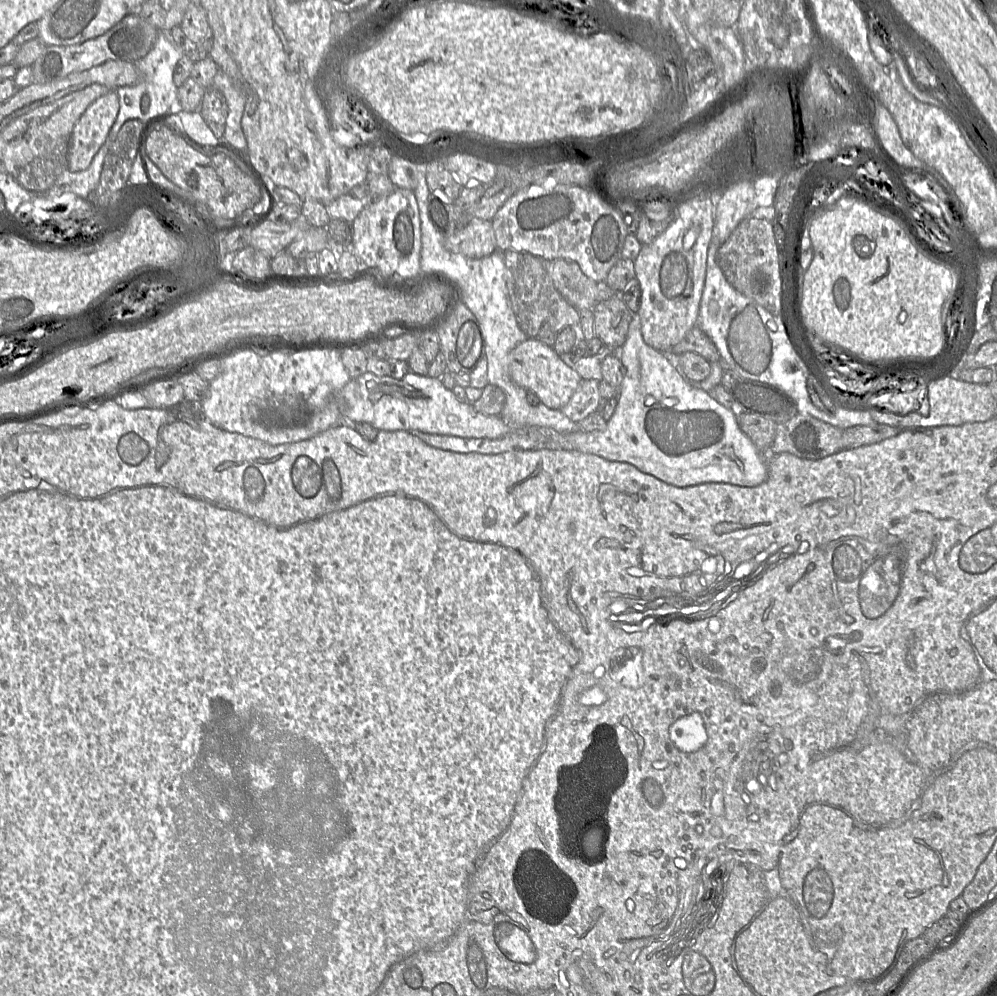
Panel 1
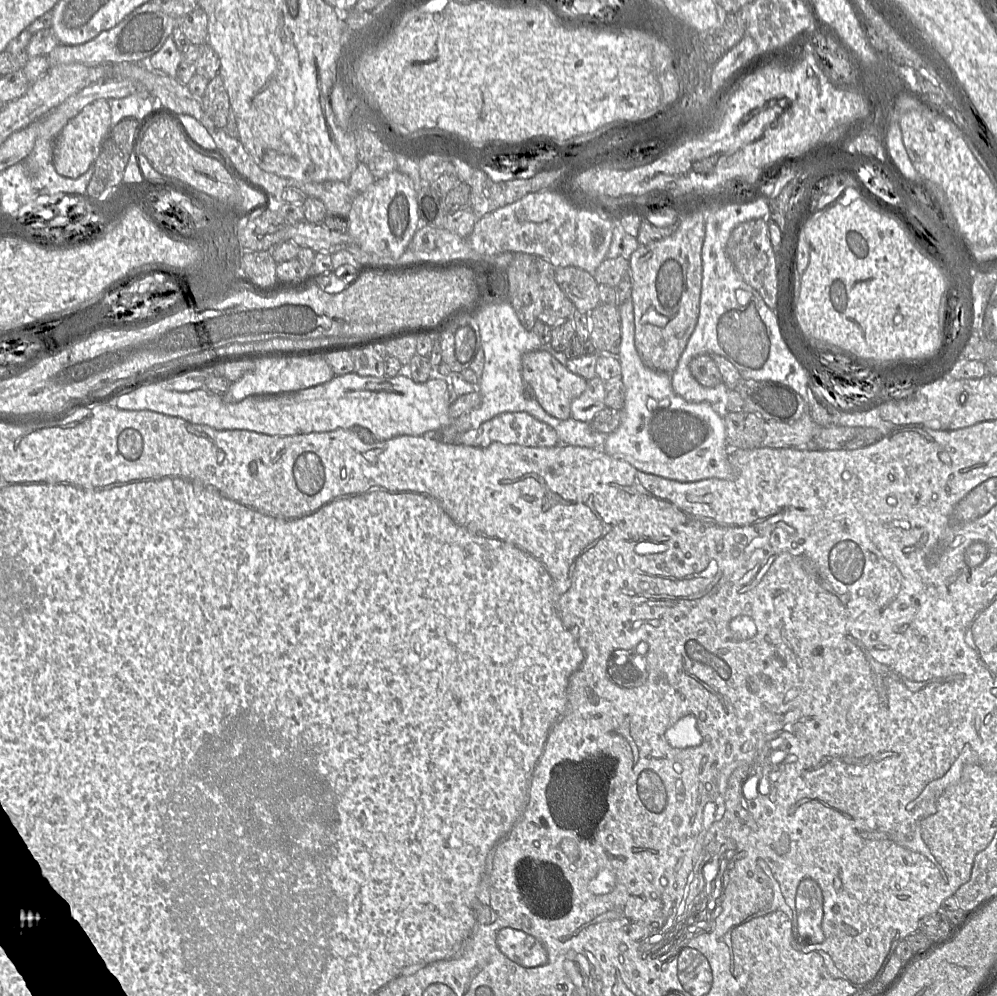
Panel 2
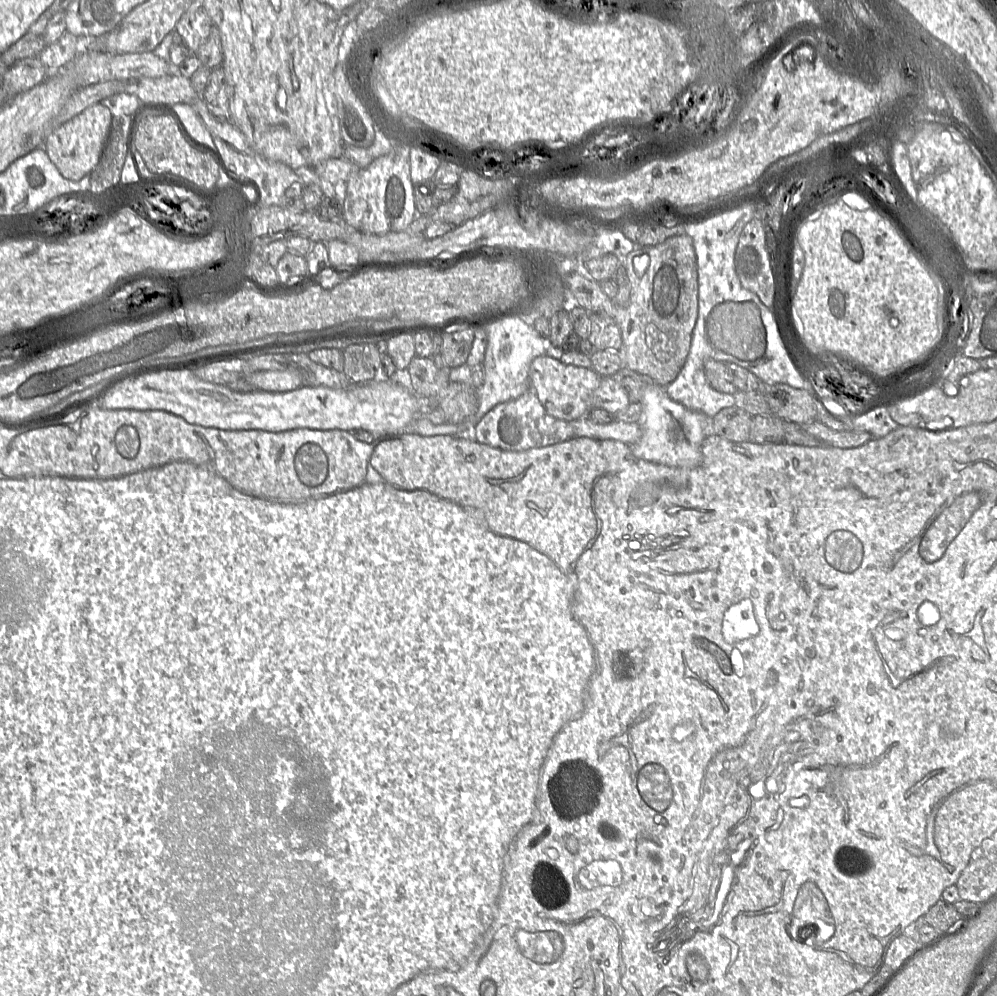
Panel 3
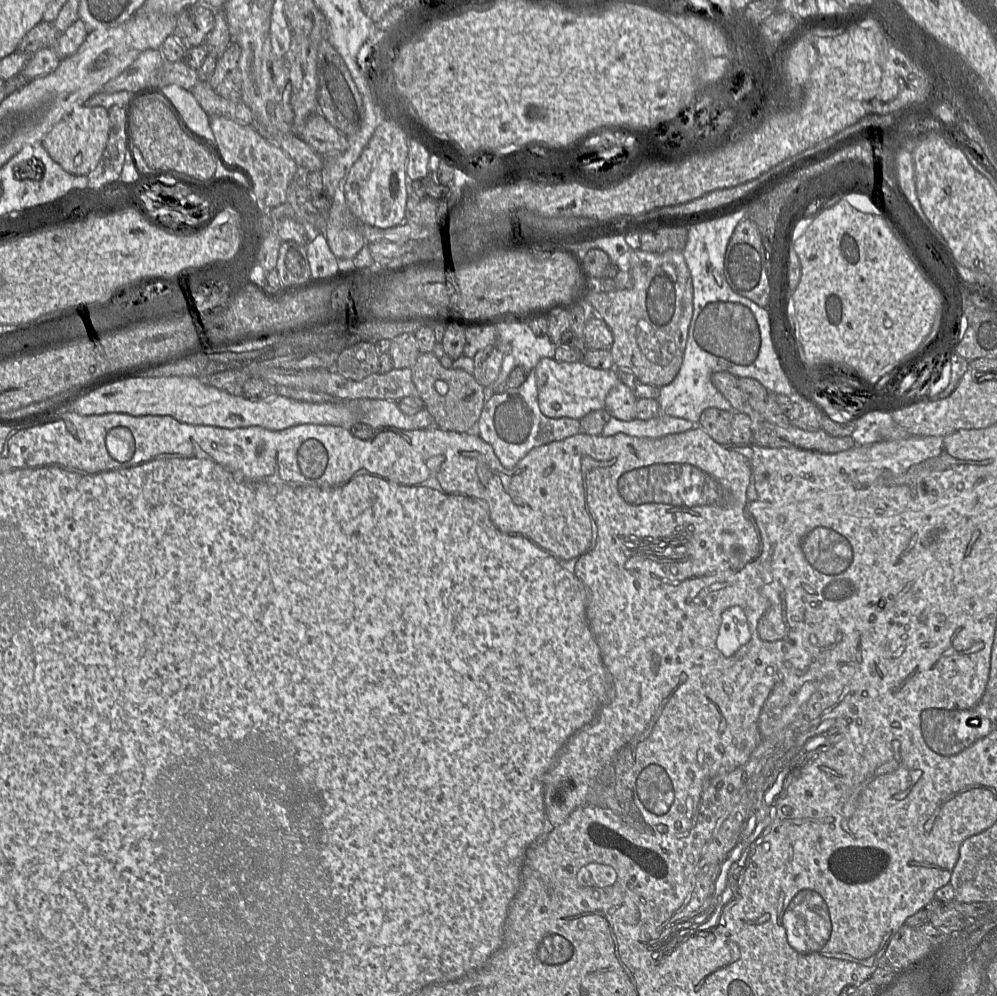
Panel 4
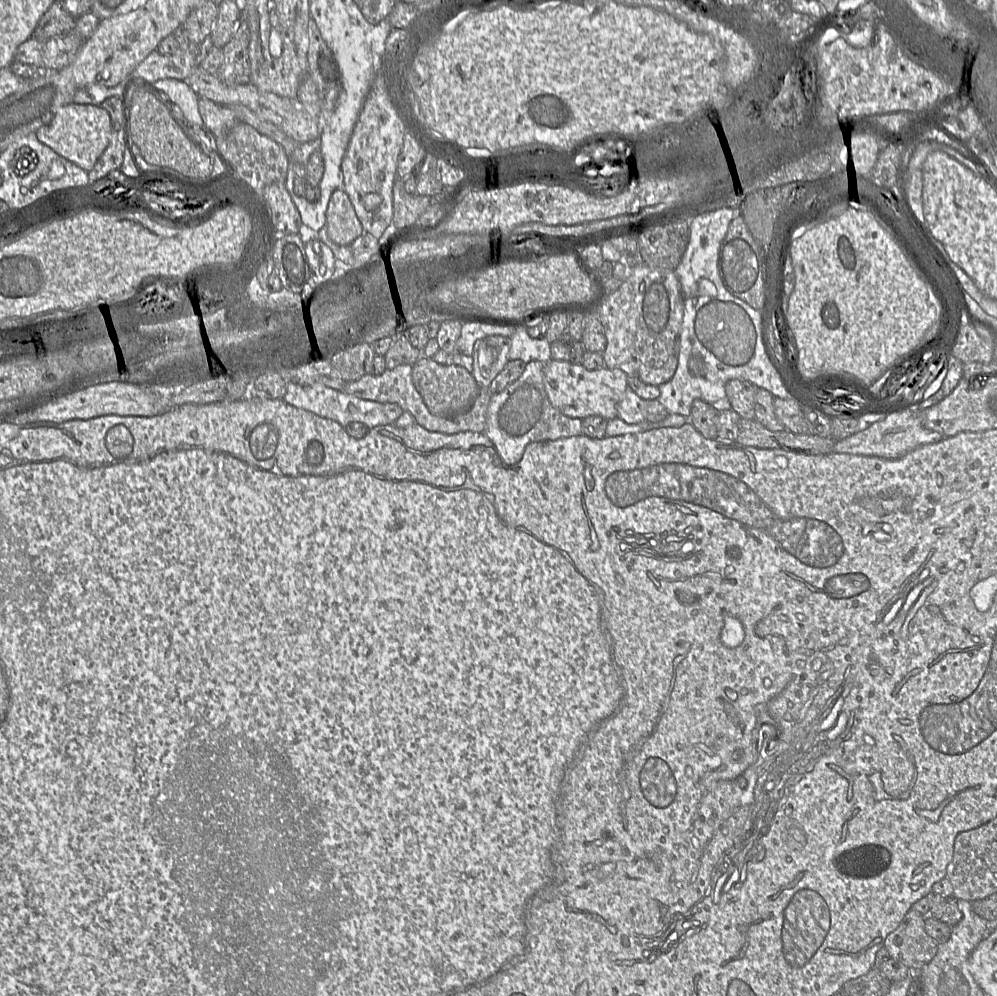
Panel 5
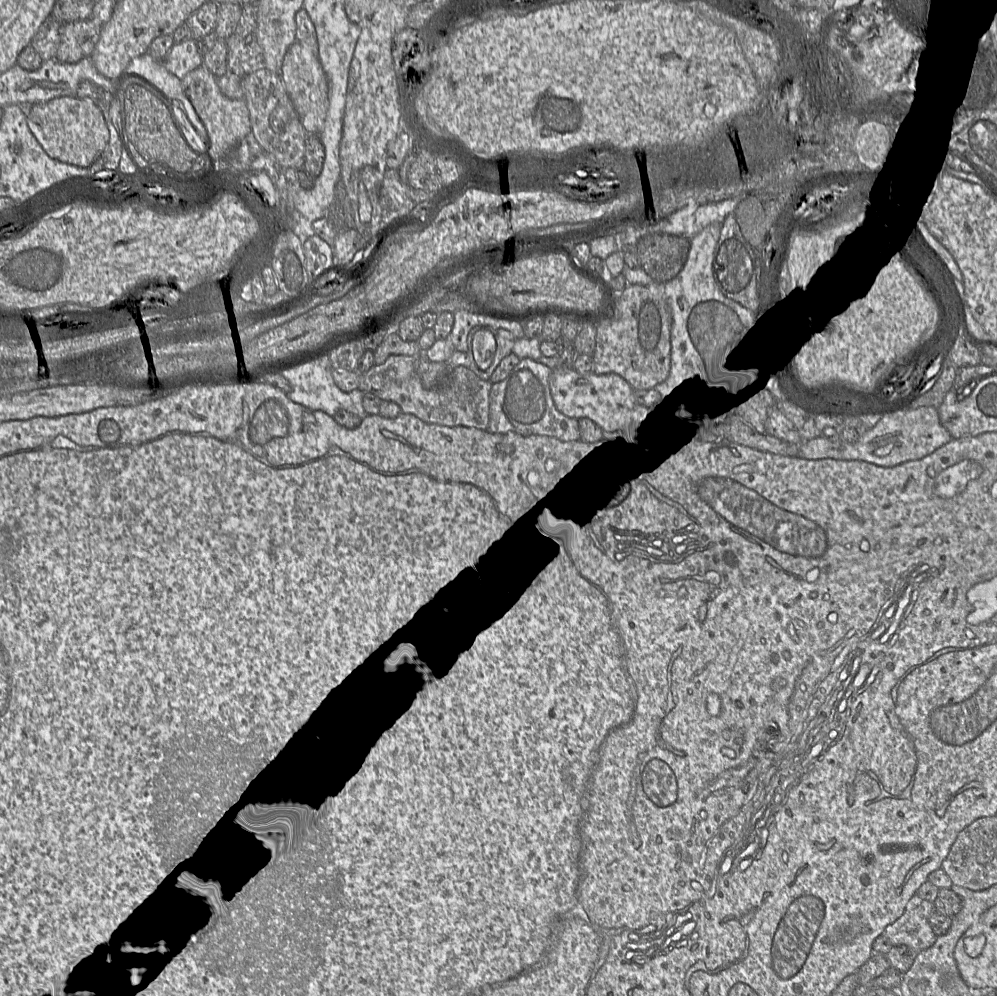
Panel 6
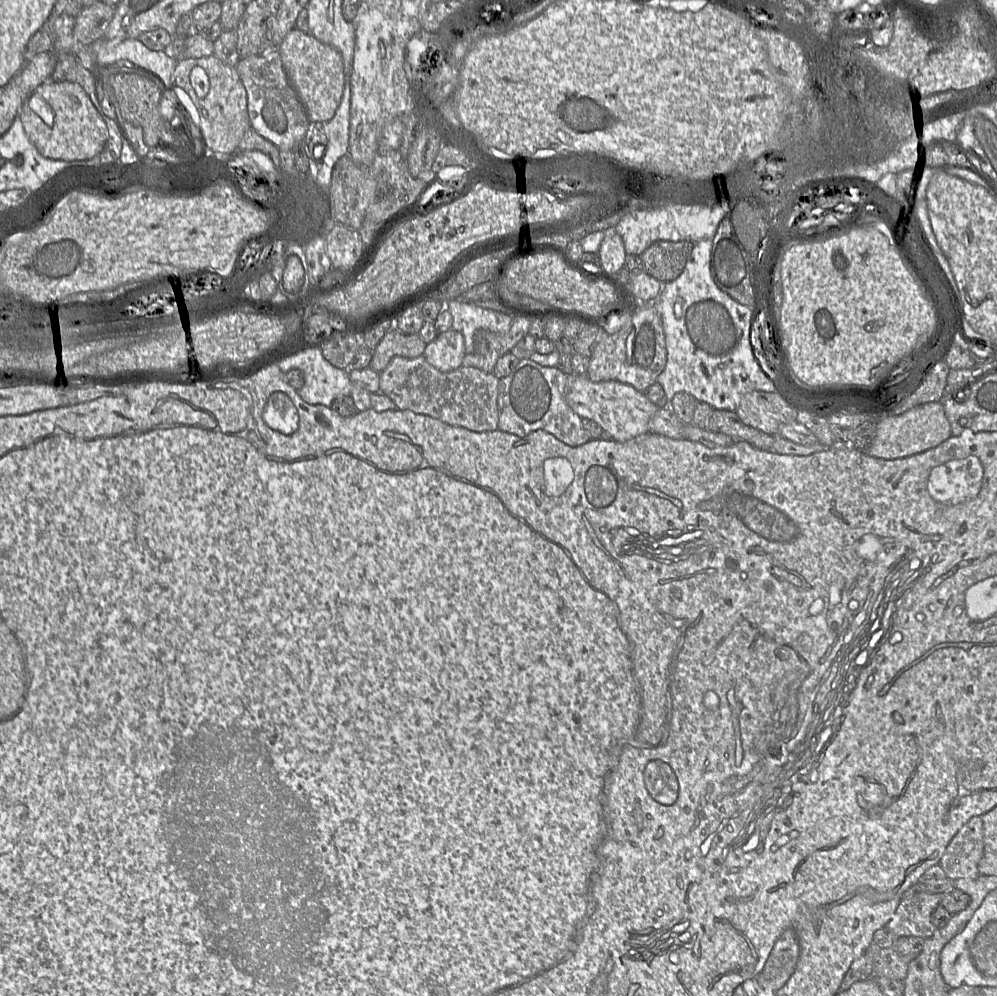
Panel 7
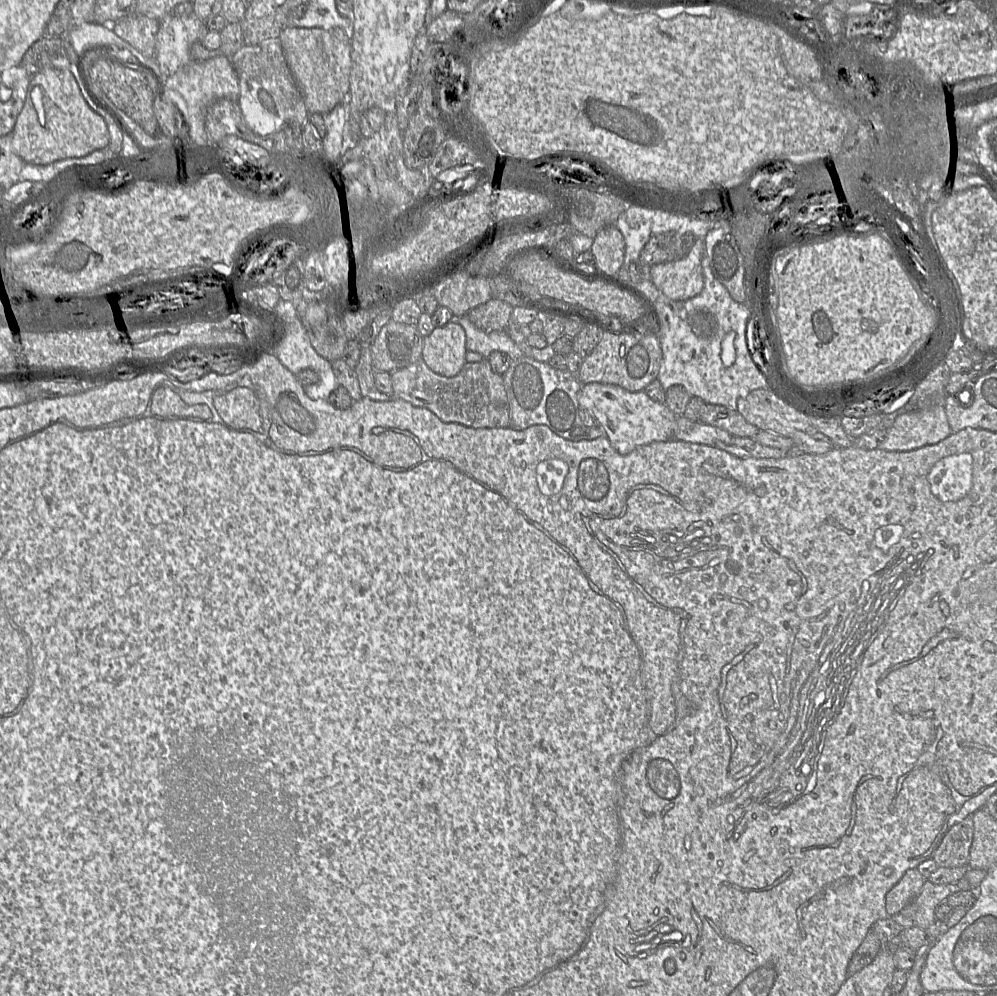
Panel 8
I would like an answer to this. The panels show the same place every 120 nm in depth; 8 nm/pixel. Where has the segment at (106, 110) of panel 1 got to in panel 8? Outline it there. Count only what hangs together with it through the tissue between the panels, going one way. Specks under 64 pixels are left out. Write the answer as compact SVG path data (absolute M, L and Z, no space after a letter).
M45 68L35 73L12 130L13 152L27 163L47 165L107 147L110 142L108 126L89 106L81 90L85 90L83 82L77 82L71 70Z

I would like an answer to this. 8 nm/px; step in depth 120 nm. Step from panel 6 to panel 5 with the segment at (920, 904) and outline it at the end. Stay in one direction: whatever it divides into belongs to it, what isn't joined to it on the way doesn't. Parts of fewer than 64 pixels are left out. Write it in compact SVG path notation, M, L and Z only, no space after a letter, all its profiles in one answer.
M909 909L899 926L884 941L889 957L904 964L910 971L920 971L937 953L938 944L924 928L925 917L919 912Z

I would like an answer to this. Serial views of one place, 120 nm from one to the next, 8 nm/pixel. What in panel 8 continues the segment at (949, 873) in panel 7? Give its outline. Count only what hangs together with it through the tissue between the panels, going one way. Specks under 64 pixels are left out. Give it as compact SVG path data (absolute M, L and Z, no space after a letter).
M967 816L950 828L935 850L932 859L938 867L967 866L973 837L973 818L972 816Z

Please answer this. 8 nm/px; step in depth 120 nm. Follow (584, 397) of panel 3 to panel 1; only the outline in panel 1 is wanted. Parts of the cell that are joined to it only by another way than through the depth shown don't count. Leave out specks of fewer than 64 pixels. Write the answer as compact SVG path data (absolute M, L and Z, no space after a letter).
M537 338L519 343L507 357L507 373L518 386L534 392L541 402L554 410L561 410L582 381L581 376L567 366L551 346Z

